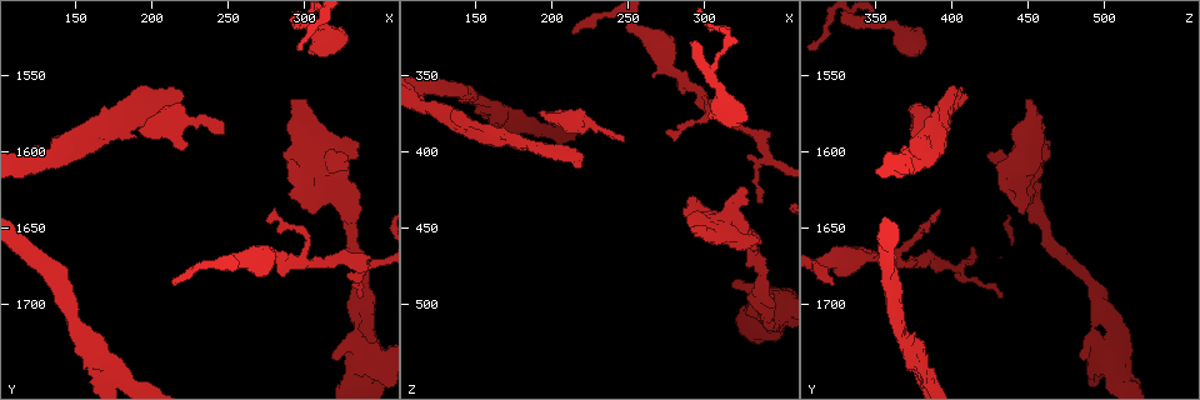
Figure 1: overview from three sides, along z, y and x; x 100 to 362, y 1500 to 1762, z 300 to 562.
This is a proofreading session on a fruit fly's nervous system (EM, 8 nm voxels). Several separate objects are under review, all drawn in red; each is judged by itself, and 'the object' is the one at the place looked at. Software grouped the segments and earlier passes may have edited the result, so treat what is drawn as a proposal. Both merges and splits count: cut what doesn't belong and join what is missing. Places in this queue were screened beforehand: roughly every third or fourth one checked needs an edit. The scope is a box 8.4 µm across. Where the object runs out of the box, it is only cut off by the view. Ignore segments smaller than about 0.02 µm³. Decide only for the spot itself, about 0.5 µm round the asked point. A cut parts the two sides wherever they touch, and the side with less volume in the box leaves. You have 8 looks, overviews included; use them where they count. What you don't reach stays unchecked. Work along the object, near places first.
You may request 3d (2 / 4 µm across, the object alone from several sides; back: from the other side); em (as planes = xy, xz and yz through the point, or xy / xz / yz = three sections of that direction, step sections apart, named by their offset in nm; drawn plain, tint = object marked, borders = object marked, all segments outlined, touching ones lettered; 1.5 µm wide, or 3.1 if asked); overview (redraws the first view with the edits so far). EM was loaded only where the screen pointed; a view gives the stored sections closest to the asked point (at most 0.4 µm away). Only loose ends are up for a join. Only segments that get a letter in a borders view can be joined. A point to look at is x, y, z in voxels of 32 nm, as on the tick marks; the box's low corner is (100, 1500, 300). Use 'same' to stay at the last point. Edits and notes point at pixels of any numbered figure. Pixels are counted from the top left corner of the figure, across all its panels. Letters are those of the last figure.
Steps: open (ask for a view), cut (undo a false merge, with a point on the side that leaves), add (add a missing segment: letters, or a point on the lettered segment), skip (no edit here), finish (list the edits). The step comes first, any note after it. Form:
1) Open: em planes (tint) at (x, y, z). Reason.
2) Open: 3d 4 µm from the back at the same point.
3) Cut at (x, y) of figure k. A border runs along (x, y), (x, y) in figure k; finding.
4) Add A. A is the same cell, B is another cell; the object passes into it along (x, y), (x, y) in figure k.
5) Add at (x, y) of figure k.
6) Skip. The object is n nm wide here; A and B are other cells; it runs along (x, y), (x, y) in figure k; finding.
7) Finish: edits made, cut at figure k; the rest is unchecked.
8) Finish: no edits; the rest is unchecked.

Open: 3d 2 µm from the back at (214, 1686, 322). Tapers out.

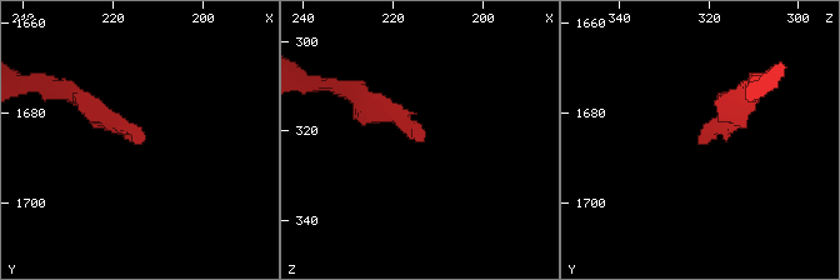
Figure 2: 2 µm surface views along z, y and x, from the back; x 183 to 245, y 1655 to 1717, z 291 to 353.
Open: em planes (tint) at (213, 1686, 322).

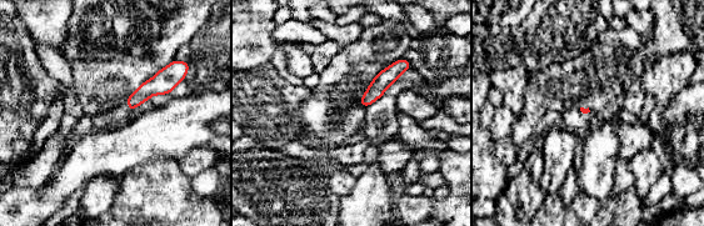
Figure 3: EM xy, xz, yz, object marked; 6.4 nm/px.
Open: em planes (borders) at the same point.

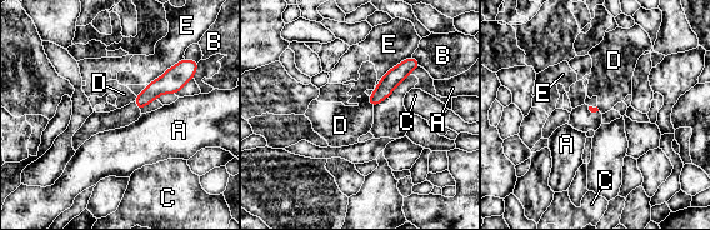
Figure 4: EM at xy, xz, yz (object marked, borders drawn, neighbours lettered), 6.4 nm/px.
Skip. A, B, C, D and E are other cells; a border runs along (368, 96), (368, 103), (373, 108) in figure 4; none of them fits.

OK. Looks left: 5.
Open: em xy step 4 (borders) at (280, 1636, 392). Thin end.

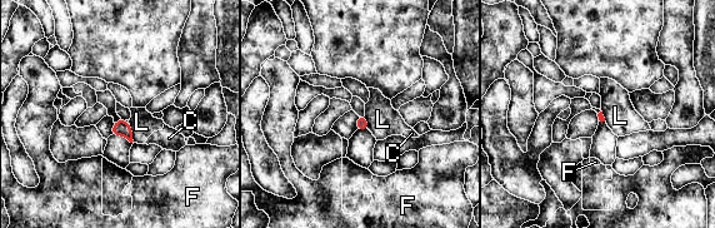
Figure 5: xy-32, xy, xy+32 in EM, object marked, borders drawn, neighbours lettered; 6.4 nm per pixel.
Open: em yz step 4 (borders) at the same point.

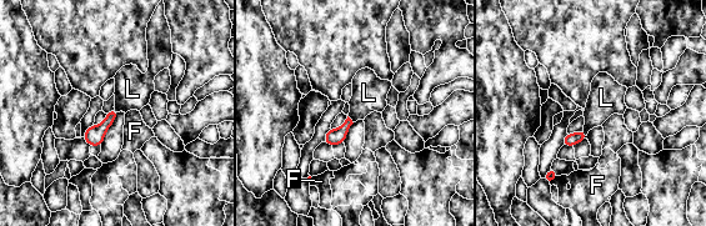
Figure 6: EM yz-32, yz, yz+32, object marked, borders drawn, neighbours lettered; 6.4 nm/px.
Skip. The longest contact is with L, 70 nm; F and L are other cells; a border runs along (348, 115), (352, 122) in figure 6; no lettered segment goes on from it.

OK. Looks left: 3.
Open: em planes (tint) at (278, 1668, 346). Thick turns thin.

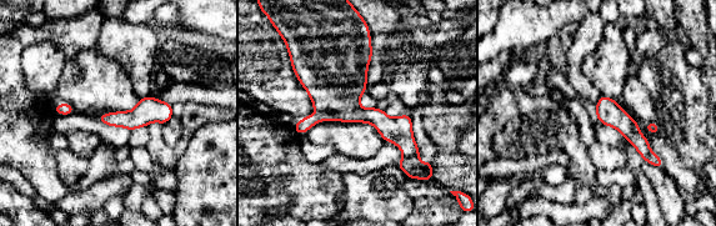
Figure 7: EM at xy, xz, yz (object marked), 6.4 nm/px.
Open: em planes (borders) at the same point. What lies round it.

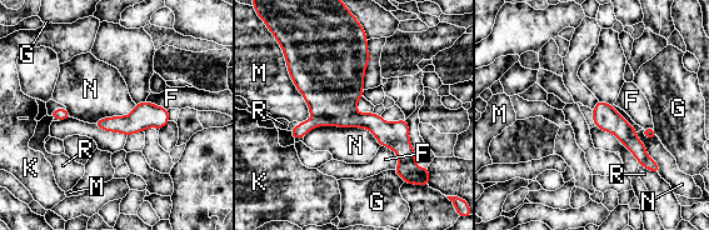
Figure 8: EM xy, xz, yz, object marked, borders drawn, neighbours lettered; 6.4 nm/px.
Skip. The object is 100 nm wide here; F, G, K, M, N and R are other cells; it runs along (599, 104), (600, 109), (648, 161) in figure 8; all the same neuron.

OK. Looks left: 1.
Finish: no edits; the rest is unchecked.

